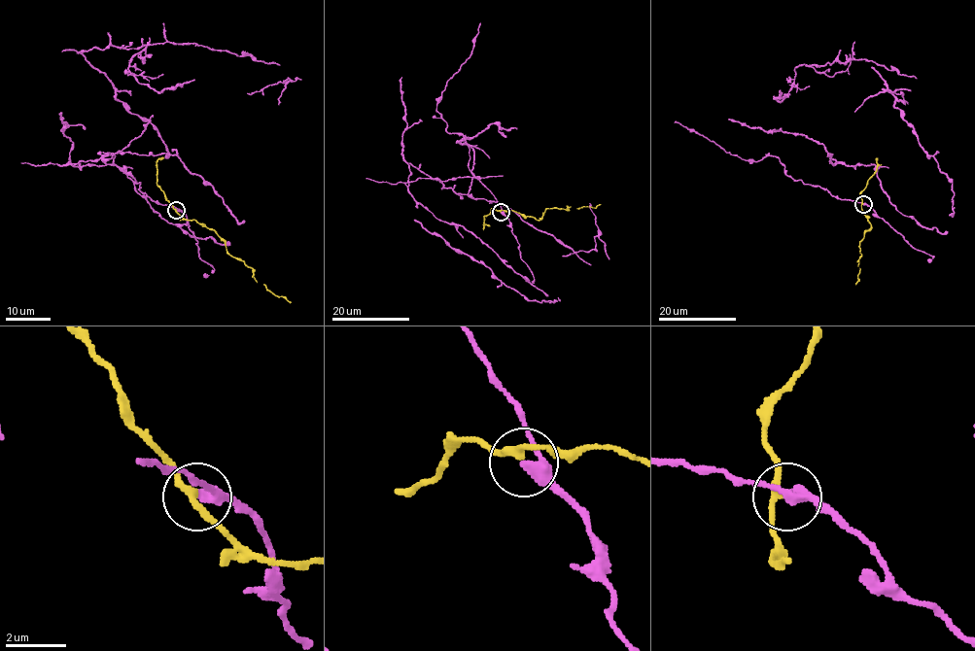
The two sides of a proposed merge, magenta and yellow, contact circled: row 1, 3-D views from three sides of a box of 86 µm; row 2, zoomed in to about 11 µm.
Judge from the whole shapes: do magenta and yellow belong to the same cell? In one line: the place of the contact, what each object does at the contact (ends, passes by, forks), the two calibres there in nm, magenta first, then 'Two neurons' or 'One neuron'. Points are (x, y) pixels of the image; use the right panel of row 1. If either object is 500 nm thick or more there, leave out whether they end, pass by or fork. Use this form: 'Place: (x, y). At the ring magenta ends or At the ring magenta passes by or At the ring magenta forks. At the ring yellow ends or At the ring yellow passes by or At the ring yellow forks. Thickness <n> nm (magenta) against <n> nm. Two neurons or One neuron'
Place: (863, 204). At the ring magenta passes by. At the ring yellow passes by. Thickness 320 nm (magenta) against 240 nm. Two neurons

